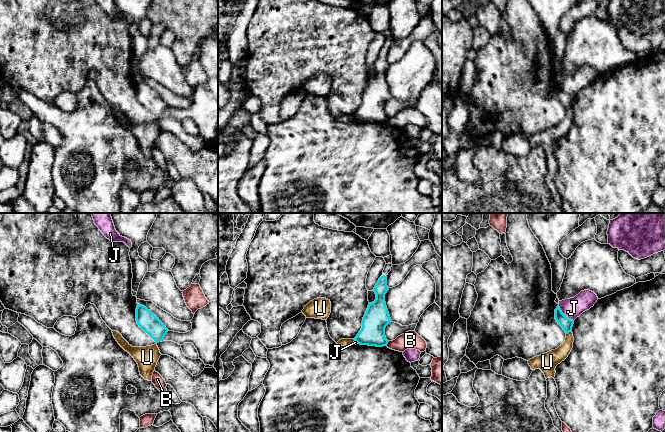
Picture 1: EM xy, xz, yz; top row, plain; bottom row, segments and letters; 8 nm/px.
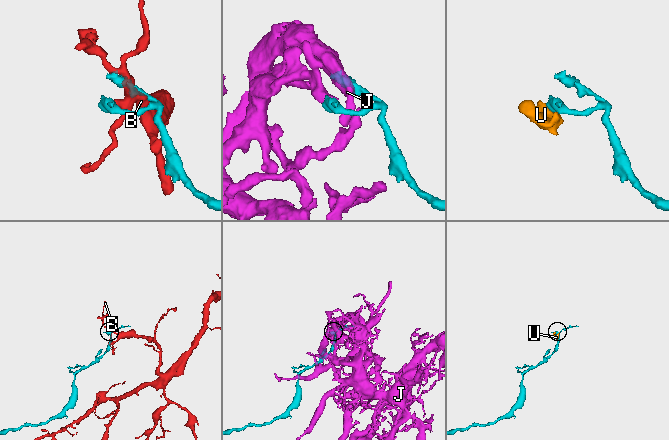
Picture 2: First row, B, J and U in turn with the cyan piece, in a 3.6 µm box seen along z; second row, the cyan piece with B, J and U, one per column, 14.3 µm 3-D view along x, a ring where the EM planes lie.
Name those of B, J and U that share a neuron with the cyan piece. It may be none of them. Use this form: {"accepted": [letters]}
{"accepted": []}

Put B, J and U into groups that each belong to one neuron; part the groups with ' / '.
B / J U

